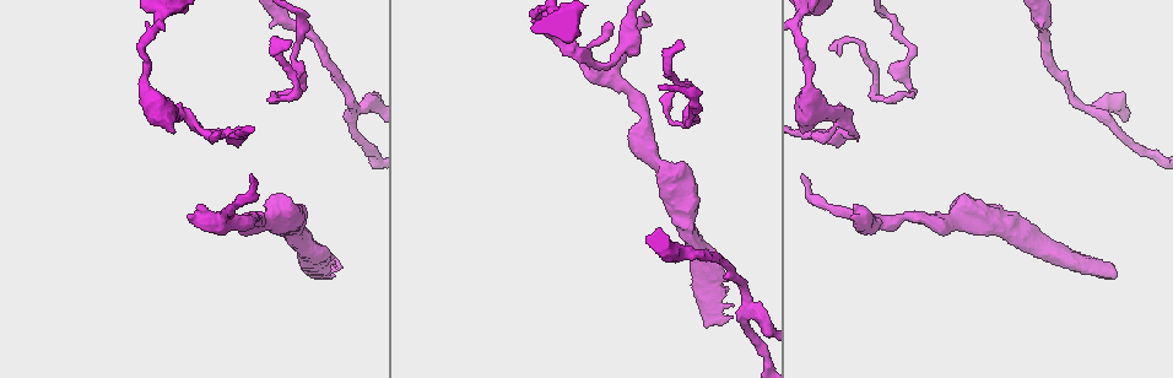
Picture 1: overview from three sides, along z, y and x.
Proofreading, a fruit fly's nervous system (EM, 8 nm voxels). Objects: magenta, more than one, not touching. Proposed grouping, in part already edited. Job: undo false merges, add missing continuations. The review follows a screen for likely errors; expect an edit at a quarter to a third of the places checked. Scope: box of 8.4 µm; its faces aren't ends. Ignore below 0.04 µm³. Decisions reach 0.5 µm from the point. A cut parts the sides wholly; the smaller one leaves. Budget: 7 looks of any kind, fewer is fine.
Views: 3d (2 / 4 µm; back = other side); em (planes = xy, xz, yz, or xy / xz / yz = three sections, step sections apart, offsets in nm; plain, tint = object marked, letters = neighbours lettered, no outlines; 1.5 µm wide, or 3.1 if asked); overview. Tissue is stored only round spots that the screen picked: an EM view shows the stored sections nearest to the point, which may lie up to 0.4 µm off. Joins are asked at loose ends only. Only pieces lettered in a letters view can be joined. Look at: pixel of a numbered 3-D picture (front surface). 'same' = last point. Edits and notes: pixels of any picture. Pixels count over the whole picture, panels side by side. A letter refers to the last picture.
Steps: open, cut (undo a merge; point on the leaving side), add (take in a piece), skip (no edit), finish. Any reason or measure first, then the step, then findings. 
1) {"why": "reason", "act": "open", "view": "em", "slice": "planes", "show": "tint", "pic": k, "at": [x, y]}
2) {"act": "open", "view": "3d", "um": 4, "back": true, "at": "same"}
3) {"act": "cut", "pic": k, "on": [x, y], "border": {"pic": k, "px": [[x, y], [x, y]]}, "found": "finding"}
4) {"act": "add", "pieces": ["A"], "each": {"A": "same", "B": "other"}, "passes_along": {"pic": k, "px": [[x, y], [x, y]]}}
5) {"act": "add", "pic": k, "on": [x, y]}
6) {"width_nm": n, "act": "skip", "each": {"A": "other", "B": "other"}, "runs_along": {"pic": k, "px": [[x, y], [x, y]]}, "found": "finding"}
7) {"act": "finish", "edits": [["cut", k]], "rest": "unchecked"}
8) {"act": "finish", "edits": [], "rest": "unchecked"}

{"why": "tapers out", "act": "open", "view": "em", "slice": "planes", "show": "letters", "pic": 1, "at": [829, 50]}

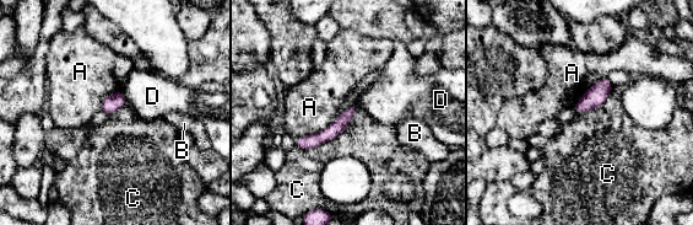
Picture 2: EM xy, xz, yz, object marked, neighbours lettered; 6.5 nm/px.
{"width_nm": 100, "act": "skip", "each": {"A": "other", "B": "other", "C": "other", "D": "other"}, "border": {"pic": 2, "px": [[355, 106], [336, 137], [296, 146]]}, "found": "no lettered piece goes on from it"}

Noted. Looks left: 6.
{"why": "abrupt turn", "act": "open", "view": "3d", "um": 4, "pic": 1, "at": [182, 112]}

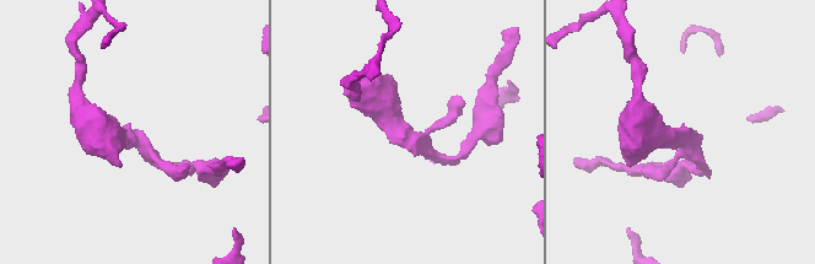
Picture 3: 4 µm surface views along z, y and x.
{"why": "need the tissue", "act": "open", "view": "em", "slice": "yz", "step": 4, "show": "letters", "pic": 3, "at": [137, 140]}

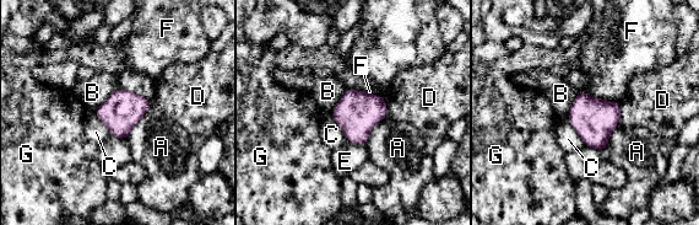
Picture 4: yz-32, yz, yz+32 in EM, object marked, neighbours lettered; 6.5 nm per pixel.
{"act": "skip", "each": {"A": "other", "B": "other", "C": "other", "D": "other", "E": "other", "F": "other", "G": "other"}, "border": {"pic": 4, "px": [[117, 87], [93, 112]]}, "found": "all the same neuron"}

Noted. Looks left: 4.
{"why": "three-way junction", "act": "open", "view": "3d", "um": 2, "pic": 1, "at": [745, 300]}

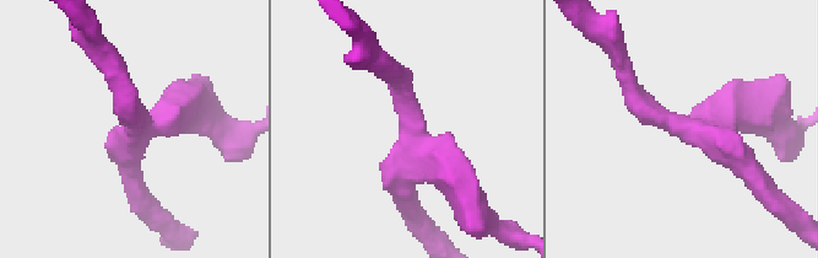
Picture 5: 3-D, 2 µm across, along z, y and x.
{"act": "open", "view": "em", "slice": "planes", "show": "tint", "pic": 5, "at": [134, 125]}

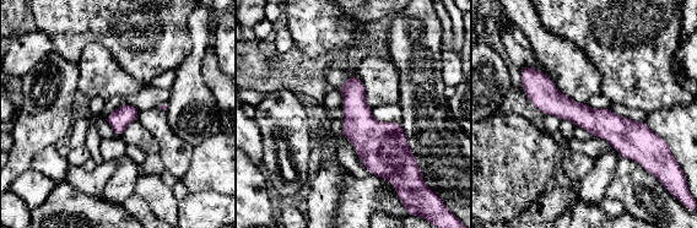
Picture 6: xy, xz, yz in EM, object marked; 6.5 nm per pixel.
{"why": "what lies round it", "act": "open", "view": "em", "slice": "planes", "show": "letters", "at": "same"}

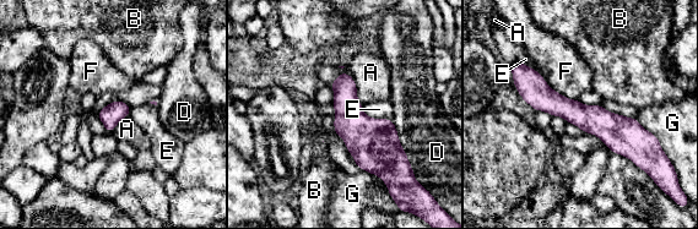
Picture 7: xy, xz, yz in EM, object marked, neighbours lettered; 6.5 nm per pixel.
{"width_nm": 140, "act": "skip", "each": {"A": "other", "B": "other", "D": "other", "E": "other", "F": "other", "G": "other"}, "runs_along": {"pic": 7, "px": [[517, 76], [557, 105], [649, 137]]}, "found": "one neuron here"}

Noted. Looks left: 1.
{"act": "finish", "edits": [], "rest": "unchecked"}

